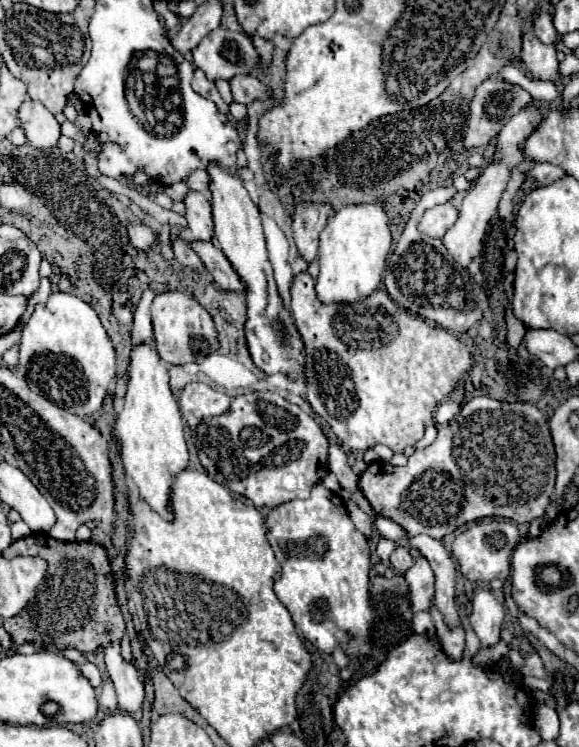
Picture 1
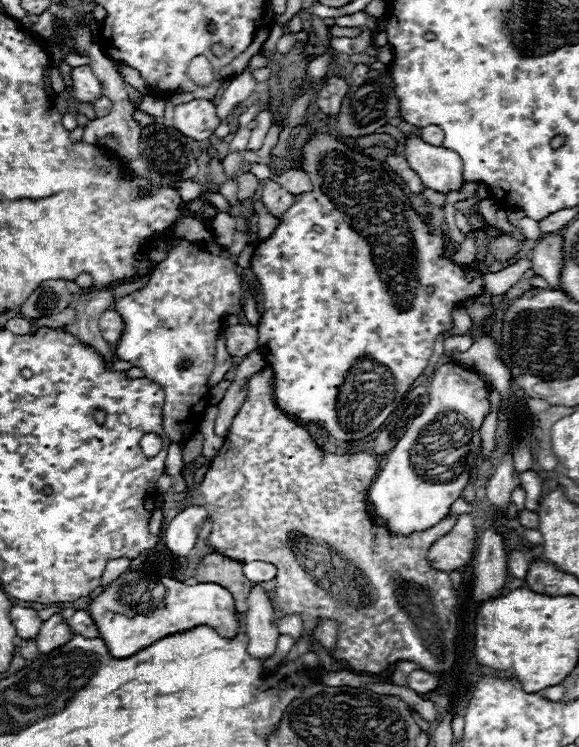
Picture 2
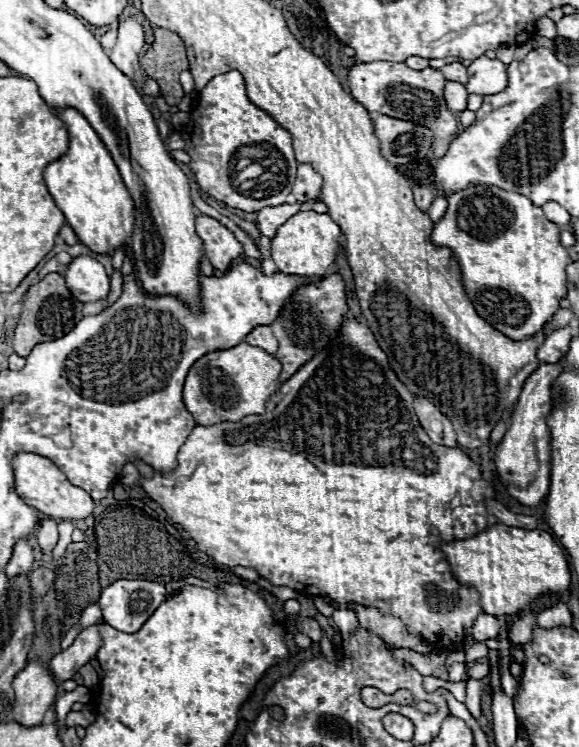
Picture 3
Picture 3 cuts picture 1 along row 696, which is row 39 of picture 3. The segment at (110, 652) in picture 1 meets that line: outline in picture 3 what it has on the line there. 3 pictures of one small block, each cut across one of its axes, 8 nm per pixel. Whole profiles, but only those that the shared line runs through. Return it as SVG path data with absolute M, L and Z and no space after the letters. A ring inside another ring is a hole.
M128 18L128 20L120 22L118 42L112 48L110 58L136 86L142 86L144 76L146 76L146 74L140 74L142 68L140 68L138 58L140 58L142 48L144 48L144 30L142 30L142 26L134 18Z

